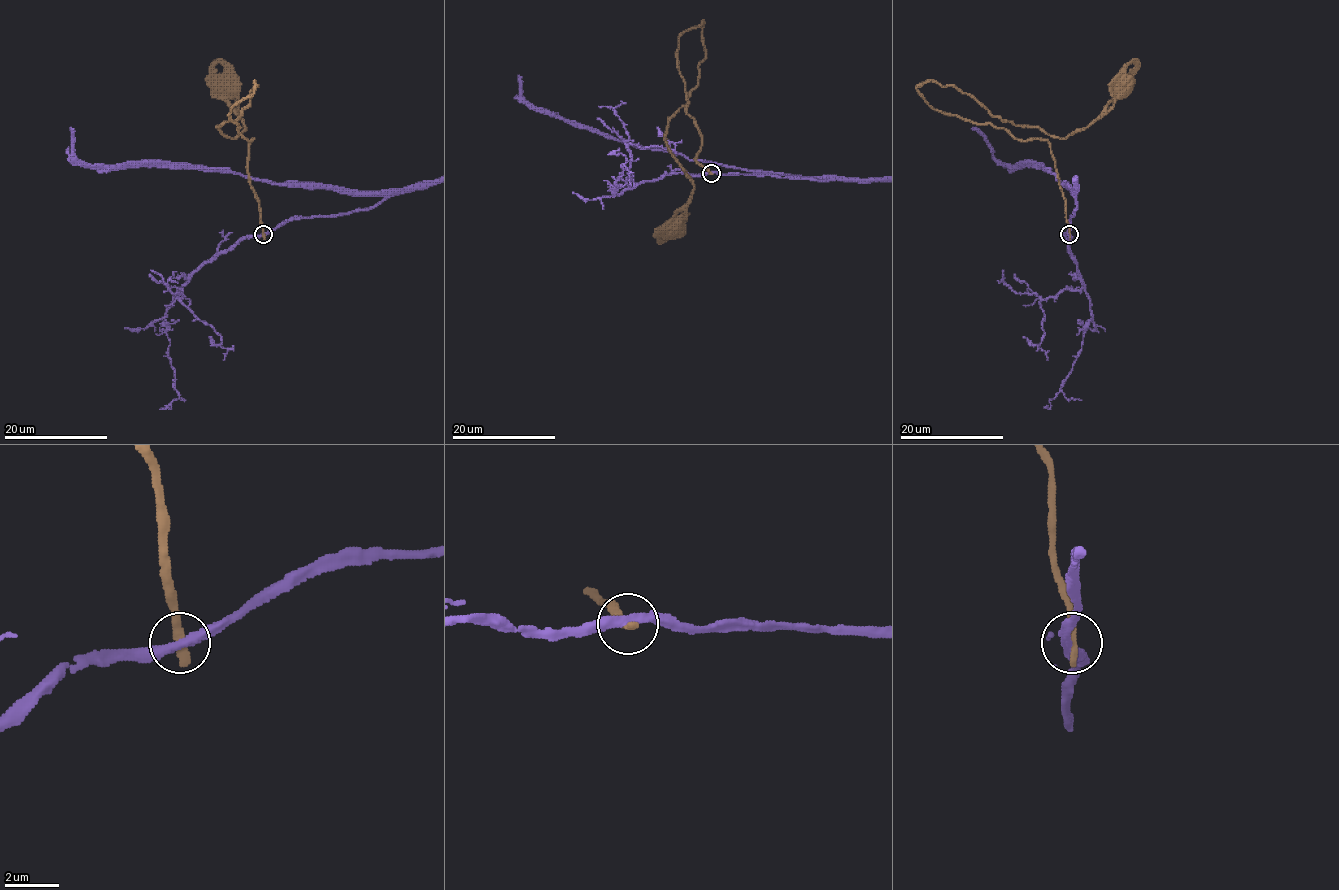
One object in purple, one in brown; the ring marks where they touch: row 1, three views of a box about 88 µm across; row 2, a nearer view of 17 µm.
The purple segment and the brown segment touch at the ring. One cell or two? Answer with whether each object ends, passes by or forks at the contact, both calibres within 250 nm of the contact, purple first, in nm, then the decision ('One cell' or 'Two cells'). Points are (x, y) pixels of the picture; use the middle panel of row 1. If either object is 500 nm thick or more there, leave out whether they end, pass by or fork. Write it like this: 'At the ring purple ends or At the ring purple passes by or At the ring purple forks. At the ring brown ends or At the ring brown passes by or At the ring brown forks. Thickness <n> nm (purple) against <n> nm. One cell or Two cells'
At the ring purple passes by. At the ring brown ends. Thickness 340 nm (purple) against 400 nm. Two cells

